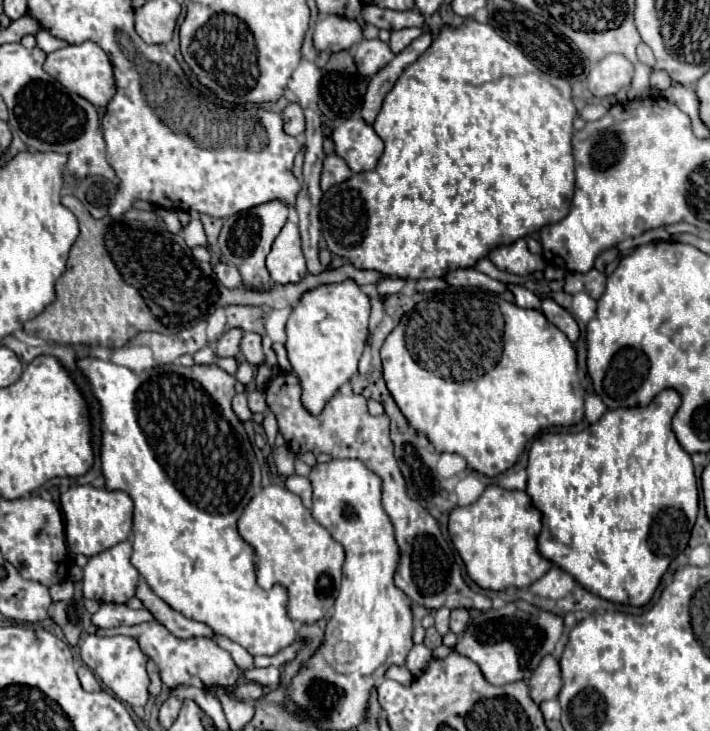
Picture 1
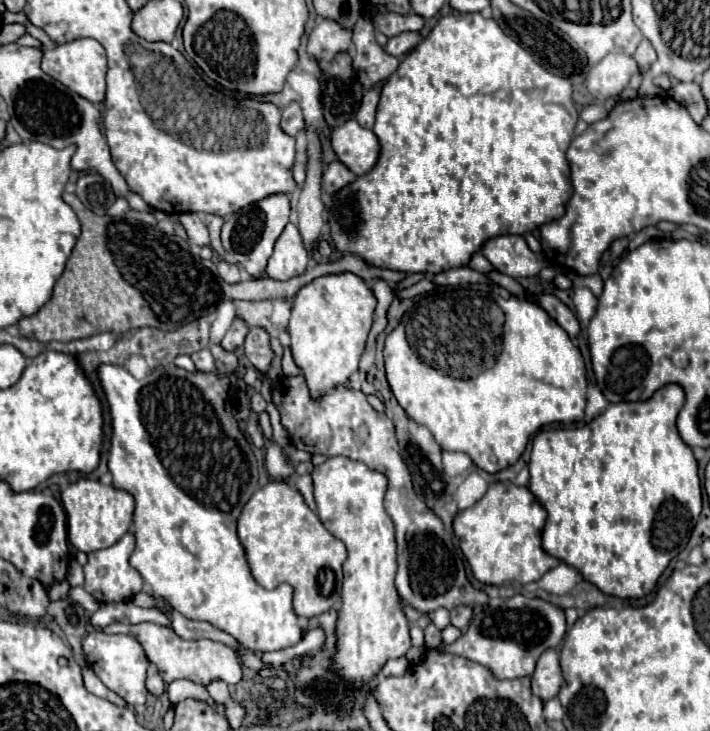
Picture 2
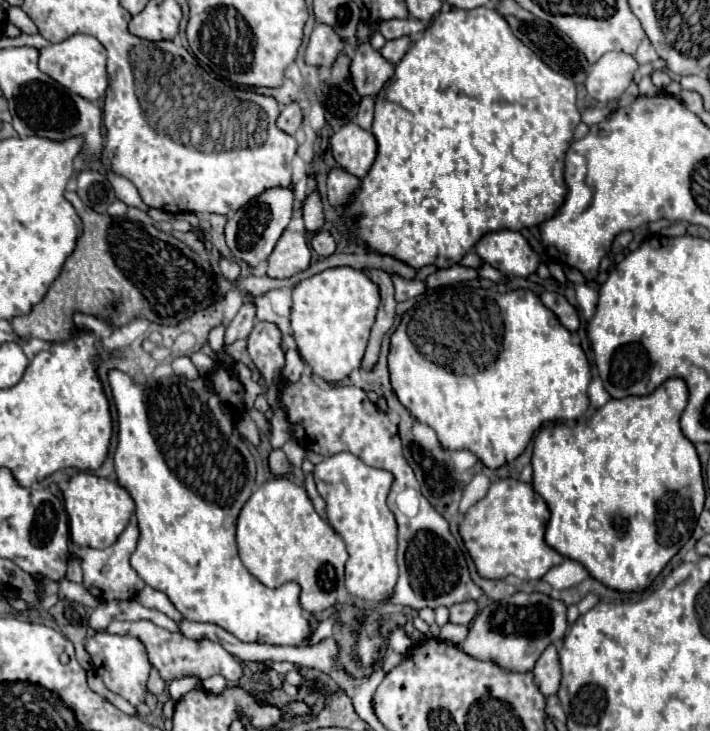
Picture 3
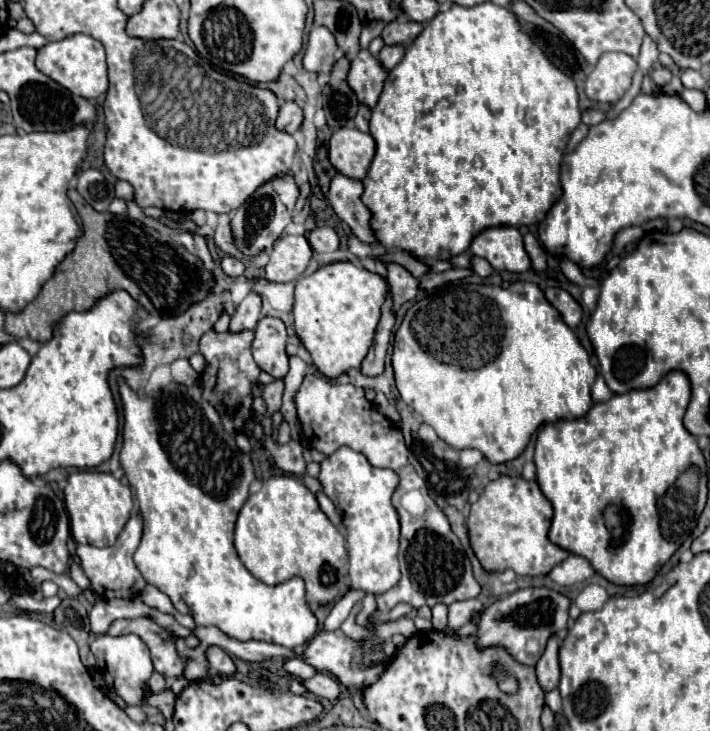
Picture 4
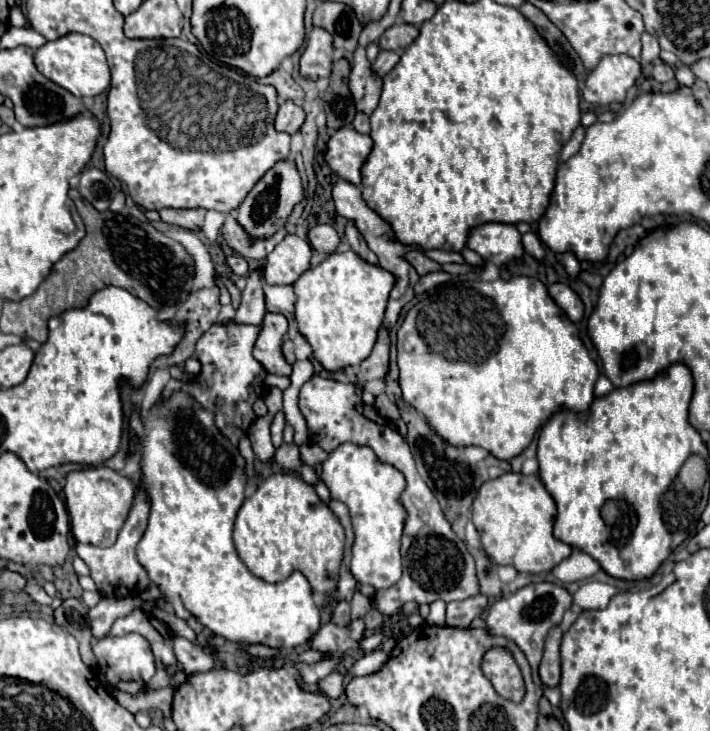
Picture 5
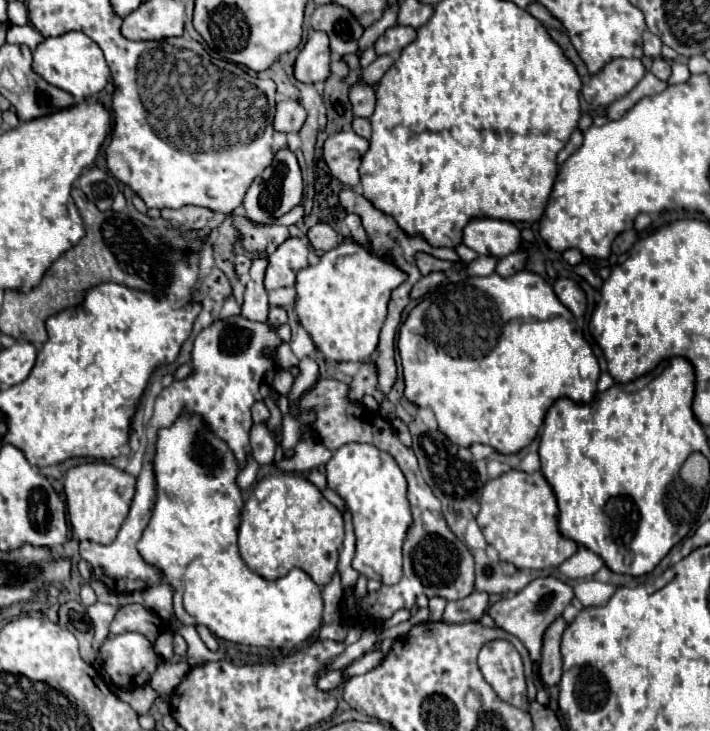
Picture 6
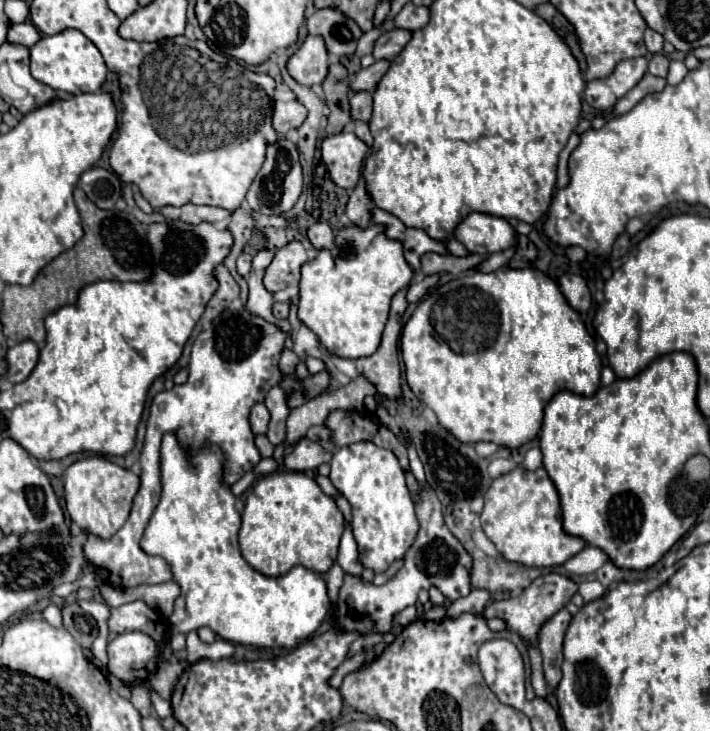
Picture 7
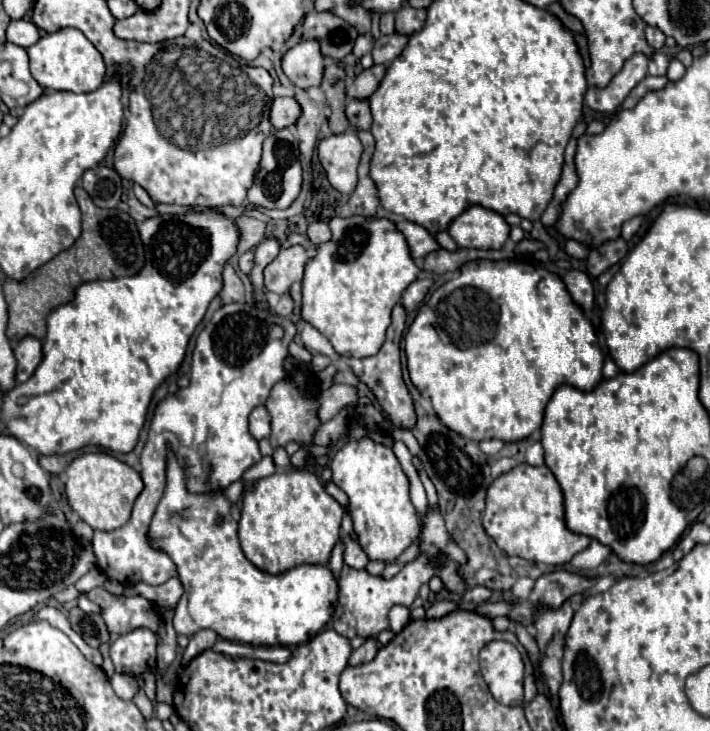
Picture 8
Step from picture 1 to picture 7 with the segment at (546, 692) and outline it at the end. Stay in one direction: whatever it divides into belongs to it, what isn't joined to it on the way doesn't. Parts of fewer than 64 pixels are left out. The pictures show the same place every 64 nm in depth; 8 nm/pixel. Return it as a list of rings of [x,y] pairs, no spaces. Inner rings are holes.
[[[562,608],[558,614],[554,614],[540,630],[538,636],[538,648],[544,660],[544,678],[546,684],[550,688],[556,688],[560,678],[562,678],[562,640],[564,640],[564,632],[568,628],[570,622],[570,614],[566,608]]]

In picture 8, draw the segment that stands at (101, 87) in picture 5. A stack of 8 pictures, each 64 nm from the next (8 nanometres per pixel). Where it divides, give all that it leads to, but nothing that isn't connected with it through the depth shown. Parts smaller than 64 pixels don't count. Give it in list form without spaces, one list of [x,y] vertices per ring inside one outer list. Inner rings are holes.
[[[62,28],[54,34],[42,36],[34,46],[28,48],[30,72],[40,86],[46,90],[70,90],[70,92],[92,92],[104,82],[106,66],[102,54],[94,44],[76,28]]]

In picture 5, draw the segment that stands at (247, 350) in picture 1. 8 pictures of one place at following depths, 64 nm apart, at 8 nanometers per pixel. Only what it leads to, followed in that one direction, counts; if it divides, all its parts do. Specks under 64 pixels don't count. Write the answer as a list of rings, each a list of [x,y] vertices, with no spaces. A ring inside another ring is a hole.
[[[266,314],[260,324],[260,334],[254,344],[254,358],[264,366],[266,372],[276,376],[290,376],[292,366],[286,362],[282,354],[284,334],[288,330],[288,322],[282,314]]]

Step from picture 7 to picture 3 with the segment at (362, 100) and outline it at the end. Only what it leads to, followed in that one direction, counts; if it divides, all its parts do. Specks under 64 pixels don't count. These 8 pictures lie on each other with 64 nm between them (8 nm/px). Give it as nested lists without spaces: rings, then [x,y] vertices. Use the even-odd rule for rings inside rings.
[[[360,22],[356,38],[358,38],[358,48],[350,66],[352,82],[360,96],[376,96],[382,90],[384,82],[394,74],[396,66],[388,62],[378,50],[372,48],[370,26],[366,22]]]

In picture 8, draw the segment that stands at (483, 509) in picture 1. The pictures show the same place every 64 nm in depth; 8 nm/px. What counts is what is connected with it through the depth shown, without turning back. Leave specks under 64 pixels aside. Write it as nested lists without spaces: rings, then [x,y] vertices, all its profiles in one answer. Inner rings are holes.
[[[518,464],[510,472],[498,476],[486,494],[482,526],[506,556],[518,556],[536,564],[562,566],[590,544],[588,536],[574,534],[566,528],[564,496],[546,466]]]

